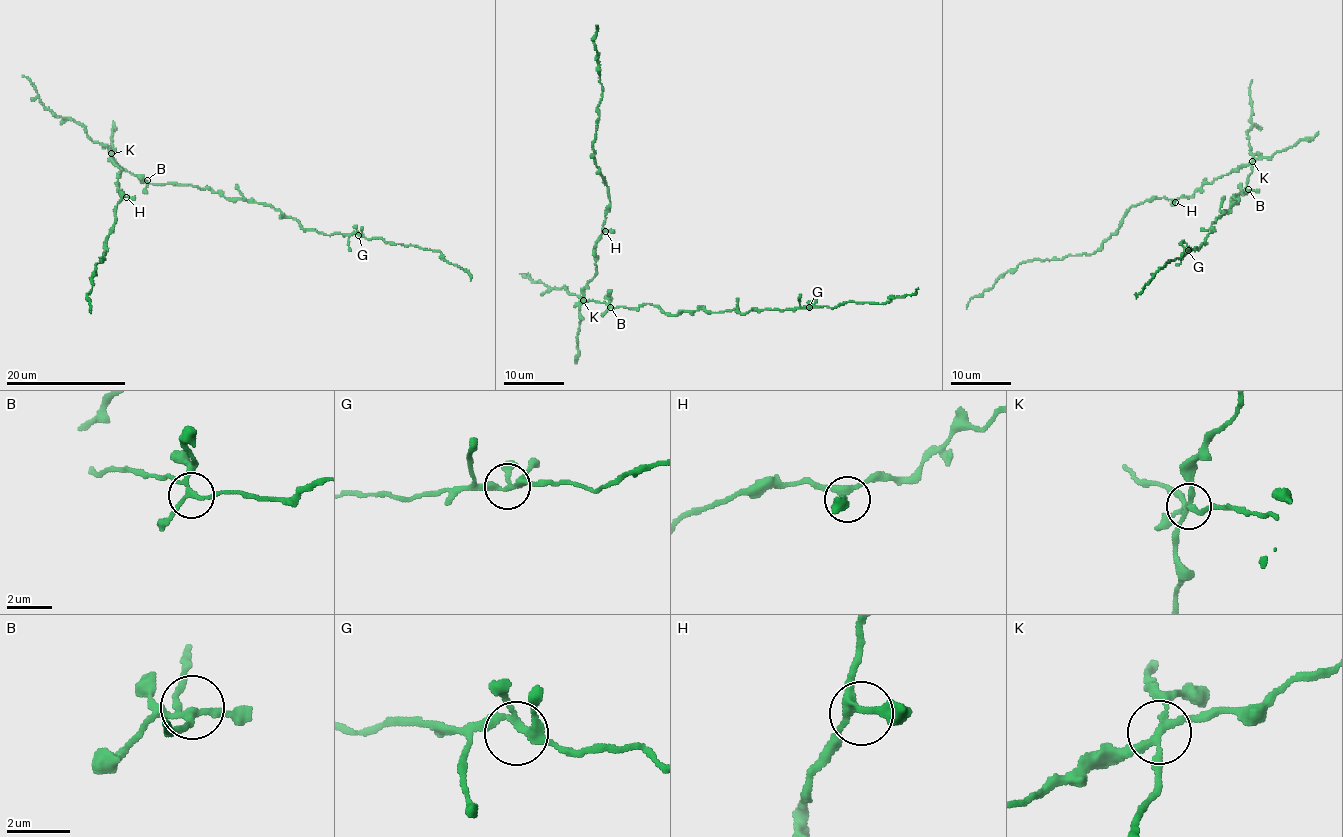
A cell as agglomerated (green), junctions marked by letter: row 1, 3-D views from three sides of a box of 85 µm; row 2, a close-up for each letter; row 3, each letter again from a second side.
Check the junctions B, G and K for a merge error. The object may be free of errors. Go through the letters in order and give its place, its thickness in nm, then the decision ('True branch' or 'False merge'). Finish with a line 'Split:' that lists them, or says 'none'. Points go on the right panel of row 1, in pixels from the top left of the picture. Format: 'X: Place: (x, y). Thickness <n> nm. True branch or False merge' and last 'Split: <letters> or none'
B: Place: (1248, 189). Thickness 190 nm. True branch
G: Place: (1188, 250). Thickness 240 nm. True branch
K: Place: (1252, 161). Thickness 200 nm. False merge
Split: K

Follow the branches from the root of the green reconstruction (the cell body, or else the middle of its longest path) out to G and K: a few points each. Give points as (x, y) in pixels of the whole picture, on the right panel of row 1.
G: (1245, 188), (1248, 193), (1233, 194), (1237, 203), (1211, 223), (1214, 230), (1199, 249), (1188, 250)
K: (1245, 188), (1252, 161)

